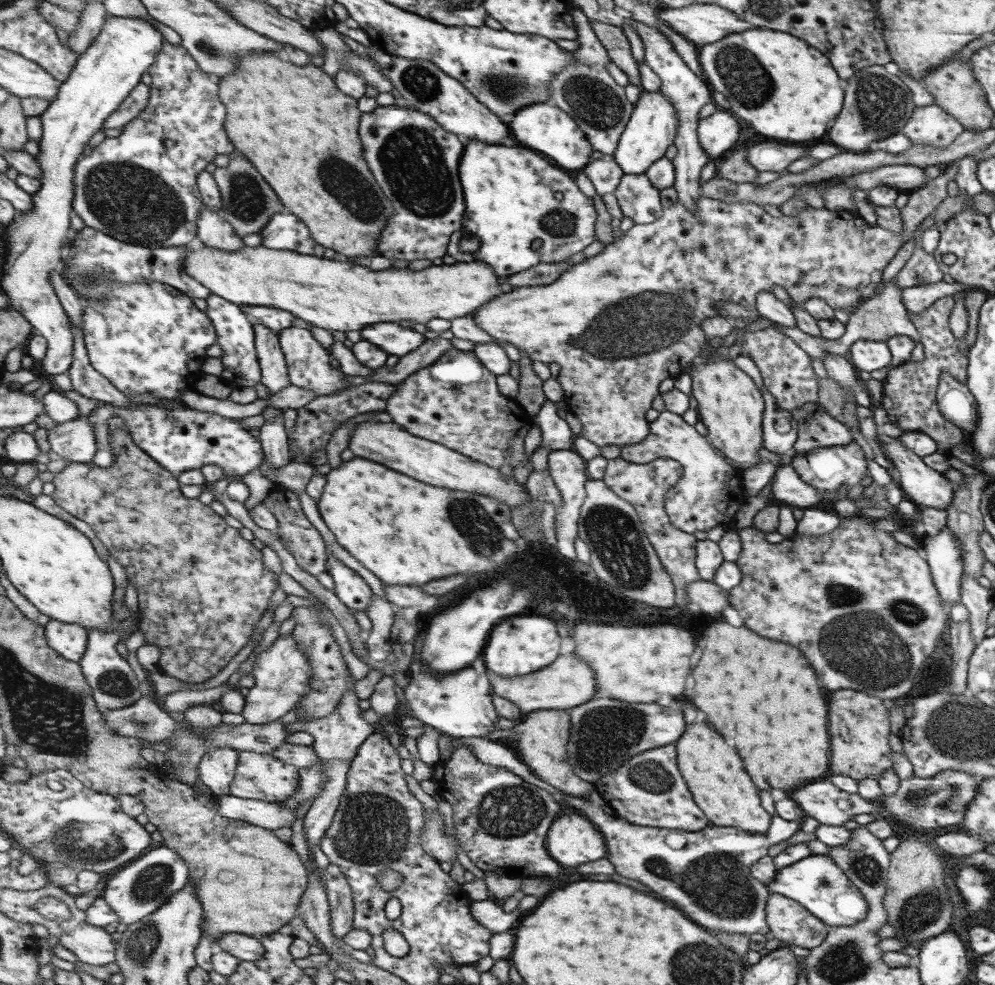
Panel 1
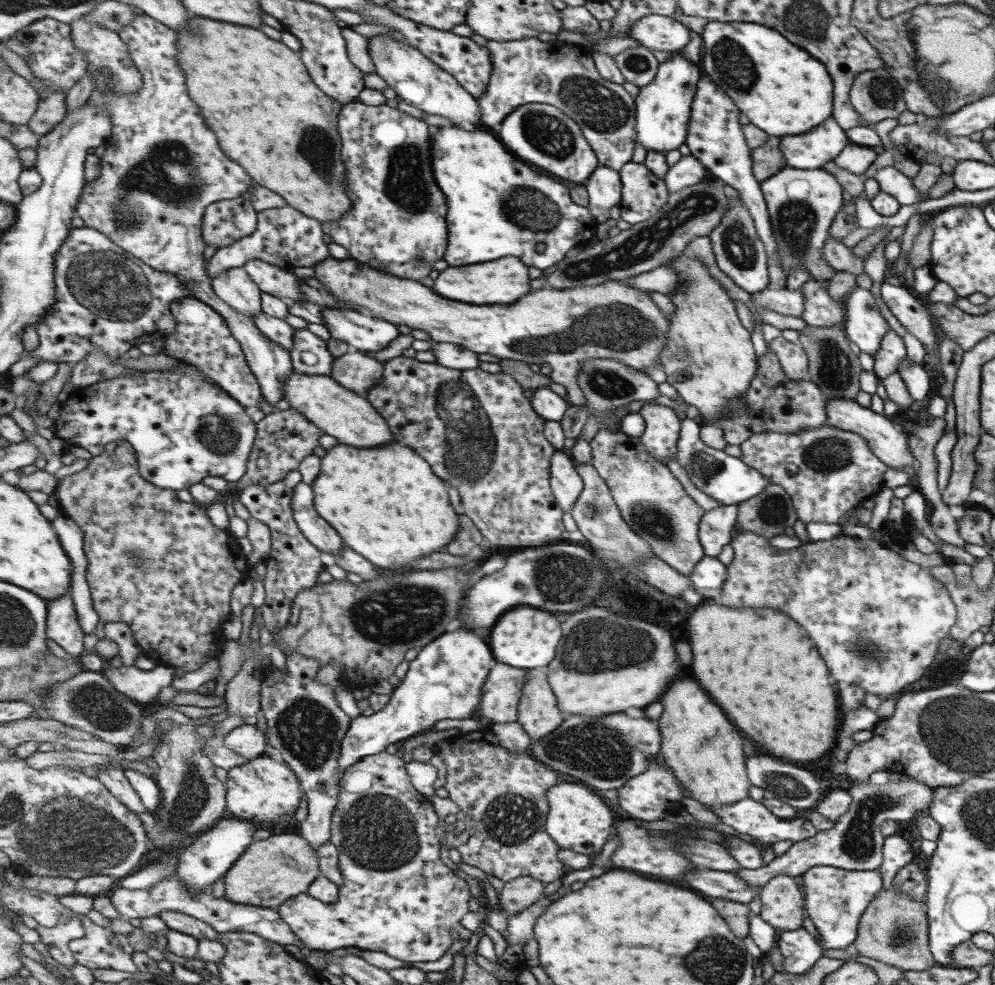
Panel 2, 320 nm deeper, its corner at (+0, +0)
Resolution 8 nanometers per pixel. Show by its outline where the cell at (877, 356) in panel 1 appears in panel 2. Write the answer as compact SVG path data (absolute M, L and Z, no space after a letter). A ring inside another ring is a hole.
M856 285L843 300L843 309L841 327L847 340L854 342L860 352L872 356L879 348L880 340L890 329L873 295Z

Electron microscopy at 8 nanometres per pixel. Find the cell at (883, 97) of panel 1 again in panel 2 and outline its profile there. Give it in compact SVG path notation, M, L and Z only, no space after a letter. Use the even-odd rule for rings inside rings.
M885 68L856 74L848 97L861 122L871 127L886 118L897 119L906 110L900 86Z

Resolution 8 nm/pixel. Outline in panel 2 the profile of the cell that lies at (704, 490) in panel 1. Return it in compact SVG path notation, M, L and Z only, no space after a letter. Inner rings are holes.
M641 403L637 406L641 416L646 420L646 431L639 440L645 443L646 449L661 462L666 462L667 458L675 456L675 442L677 440L677 432L679 432L679 417L675 416L675 412L671 408L659 404Z

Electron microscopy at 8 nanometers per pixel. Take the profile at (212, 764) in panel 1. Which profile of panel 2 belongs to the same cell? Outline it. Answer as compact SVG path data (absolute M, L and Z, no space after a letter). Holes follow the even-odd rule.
M244 724L235 728L227 737L223 738L222 743L236 754L245 758L254 759L263 756L267 748L267 734L263 734L257 726Z

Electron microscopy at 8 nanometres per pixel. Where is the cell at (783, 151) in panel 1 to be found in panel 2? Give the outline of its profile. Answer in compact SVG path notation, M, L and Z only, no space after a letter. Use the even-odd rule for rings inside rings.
M833 118L821 122L805 134L781 137L778 148L785 159L785 167L816 170L833 161L848 144L844 131Z

